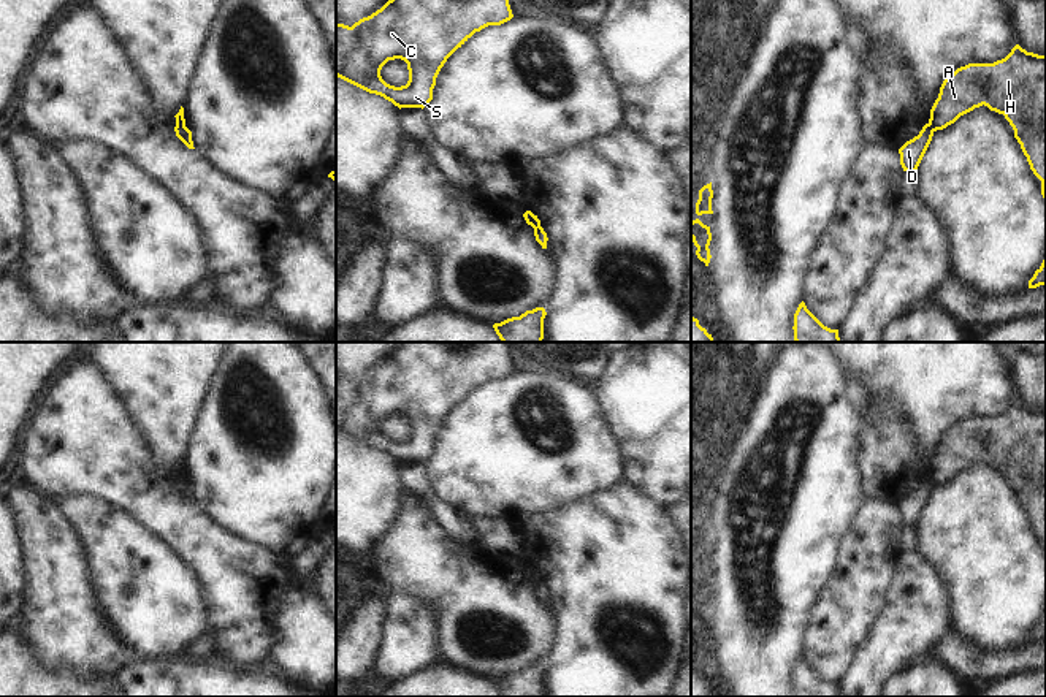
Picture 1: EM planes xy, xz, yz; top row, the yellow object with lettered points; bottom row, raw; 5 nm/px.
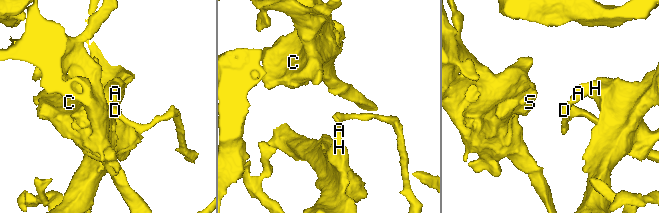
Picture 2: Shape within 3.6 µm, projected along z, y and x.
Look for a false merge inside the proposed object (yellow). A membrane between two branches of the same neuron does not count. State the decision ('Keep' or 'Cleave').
Cleave

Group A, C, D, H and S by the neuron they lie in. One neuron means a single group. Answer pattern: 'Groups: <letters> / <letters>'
Groups: A C H S / D

